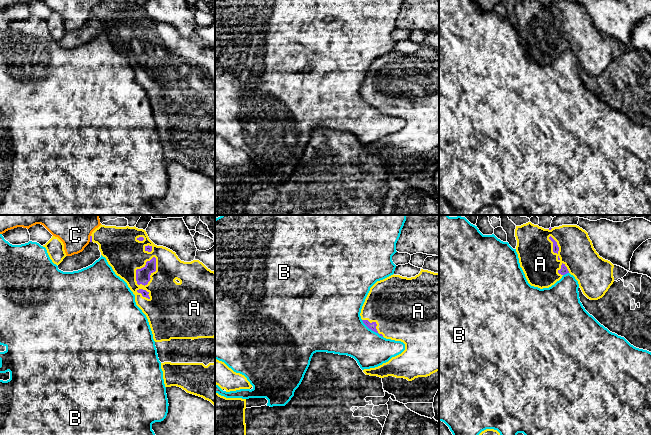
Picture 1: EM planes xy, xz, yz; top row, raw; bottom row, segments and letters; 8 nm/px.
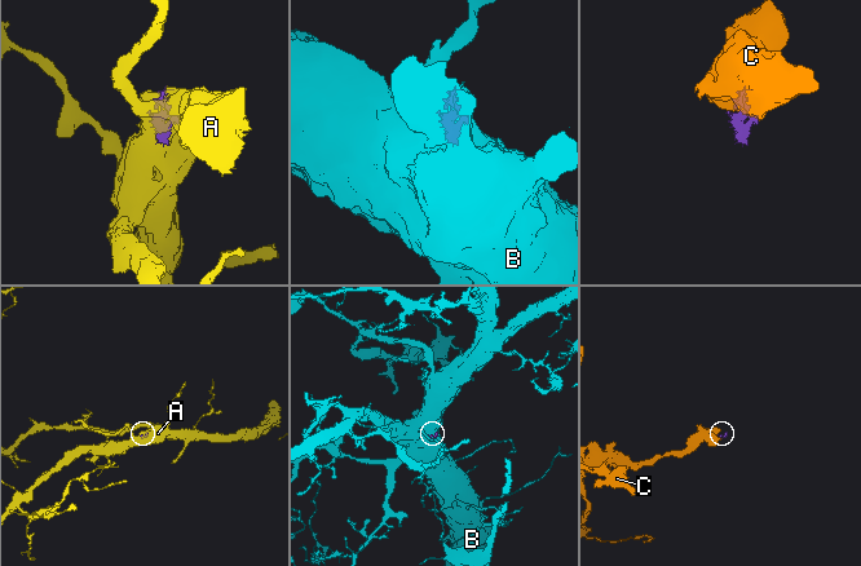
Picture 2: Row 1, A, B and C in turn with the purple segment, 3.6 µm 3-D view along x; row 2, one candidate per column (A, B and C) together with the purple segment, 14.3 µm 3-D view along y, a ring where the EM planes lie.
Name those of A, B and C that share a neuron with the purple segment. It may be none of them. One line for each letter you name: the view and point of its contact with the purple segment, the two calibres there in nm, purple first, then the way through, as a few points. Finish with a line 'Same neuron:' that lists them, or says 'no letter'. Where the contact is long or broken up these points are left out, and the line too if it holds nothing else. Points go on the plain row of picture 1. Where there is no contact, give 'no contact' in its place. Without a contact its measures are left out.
A: xy (138, 45) | 110/300 nm
Same neuron: A

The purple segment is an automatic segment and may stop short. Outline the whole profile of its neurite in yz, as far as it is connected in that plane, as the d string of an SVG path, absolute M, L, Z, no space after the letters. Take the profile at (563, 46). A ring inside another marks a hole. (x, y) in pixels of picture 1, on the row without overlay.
M534 0L516 2L516 28L528 59L540 65L549 64L570 49L590 76L602 74L614 58L614 41L599 32L588 9L577 1L544 5Z

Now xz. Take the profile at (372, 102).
M421 45L415 53L393 50L377 57L370 64L360 92L363 99L380 112L405 120L405 126L388 138L364 145L366 151L412 157L439 147L439 49Z

